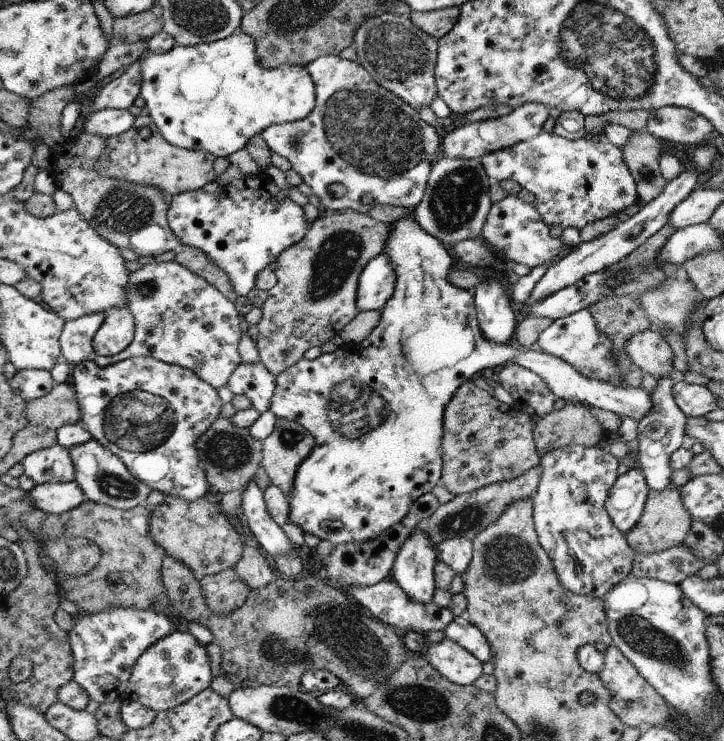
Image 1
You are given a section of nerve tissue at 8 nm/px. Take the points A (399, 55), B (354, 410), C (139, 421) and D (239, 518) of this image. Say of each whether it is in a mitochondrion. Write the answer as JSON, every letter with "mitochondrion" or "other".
{"A":"mitochondrion","B":"mitochondrion","C":"mitochondrion","D":"other"}

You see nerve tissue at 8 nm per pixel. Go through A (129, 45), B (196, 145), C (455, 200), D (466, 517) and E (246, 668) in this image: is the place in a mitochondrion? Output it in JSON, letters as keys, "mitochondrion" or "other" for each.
{"A":"other","B":"other","C":"mitochondrion","D":"mitochondrion","E":"other"}

